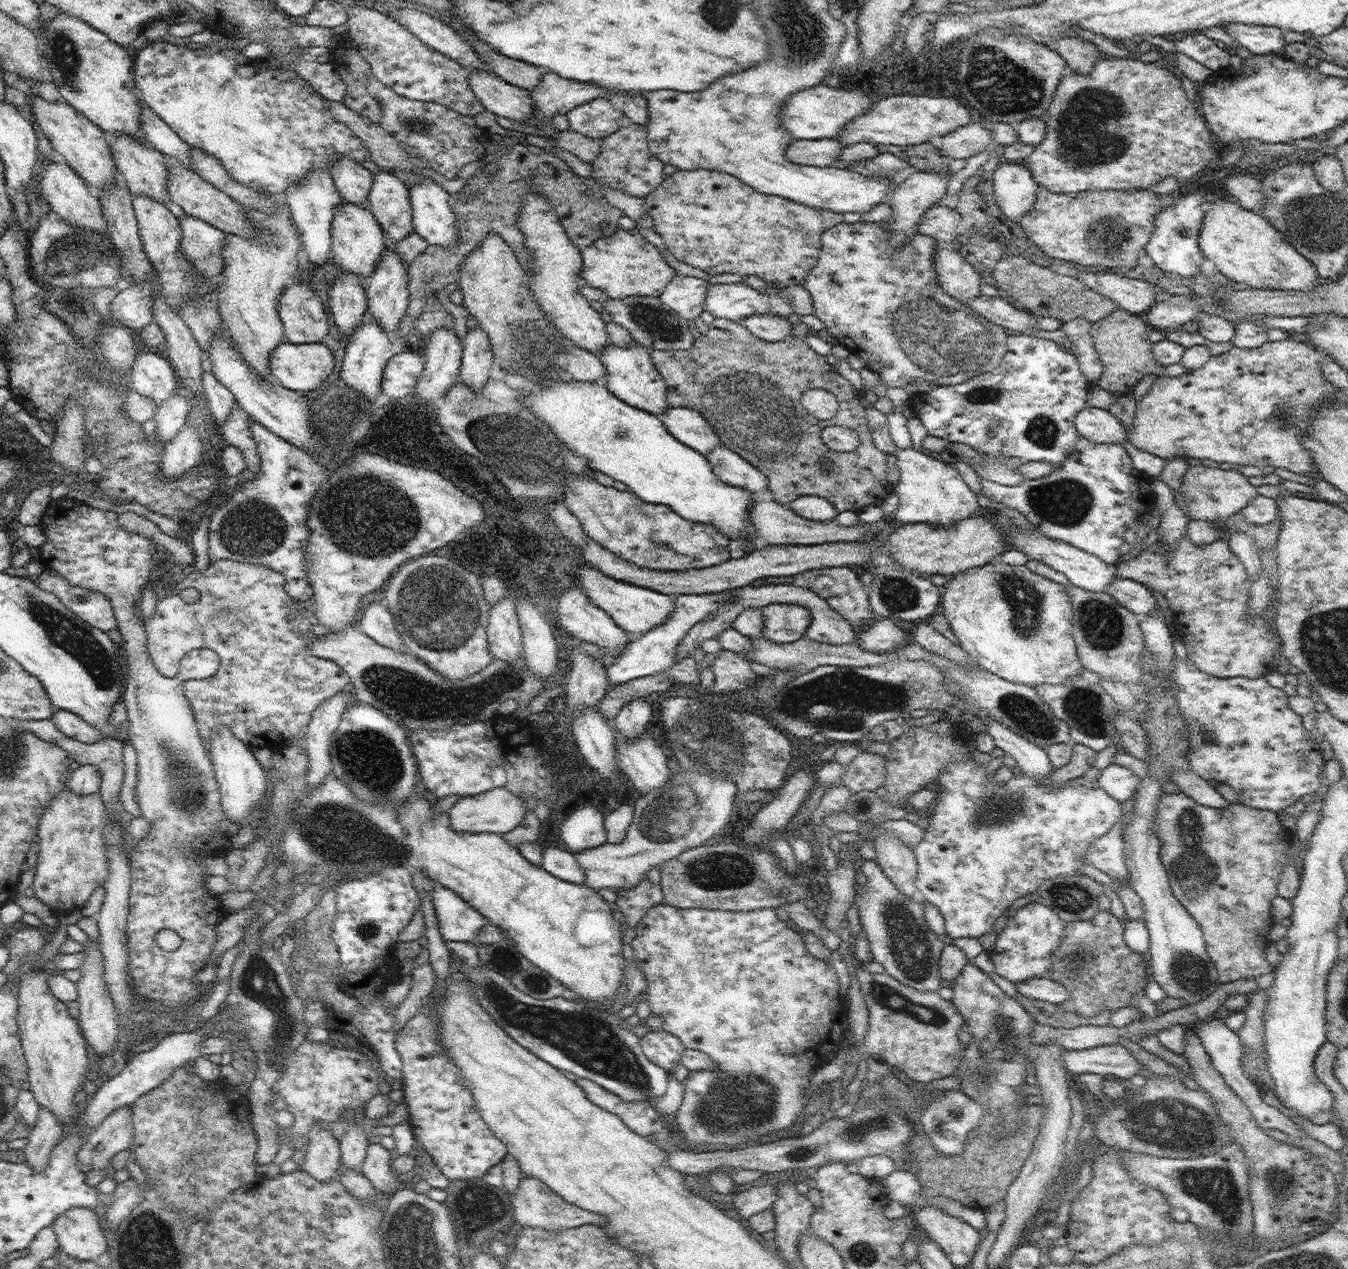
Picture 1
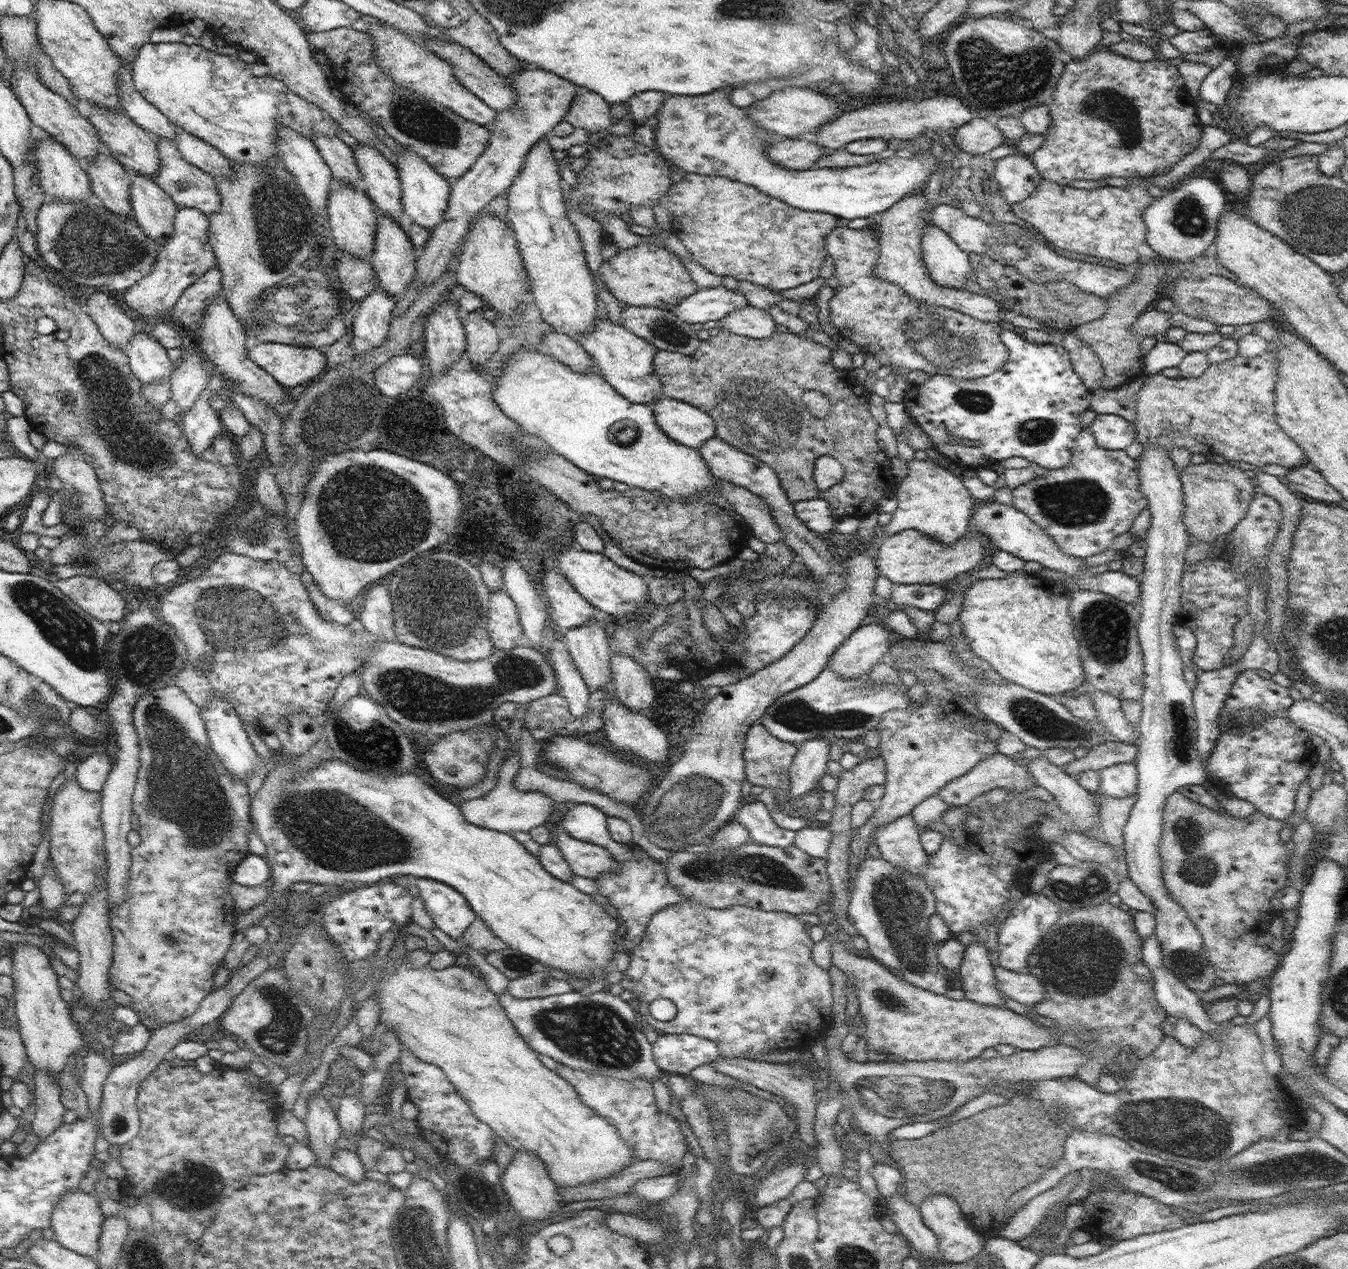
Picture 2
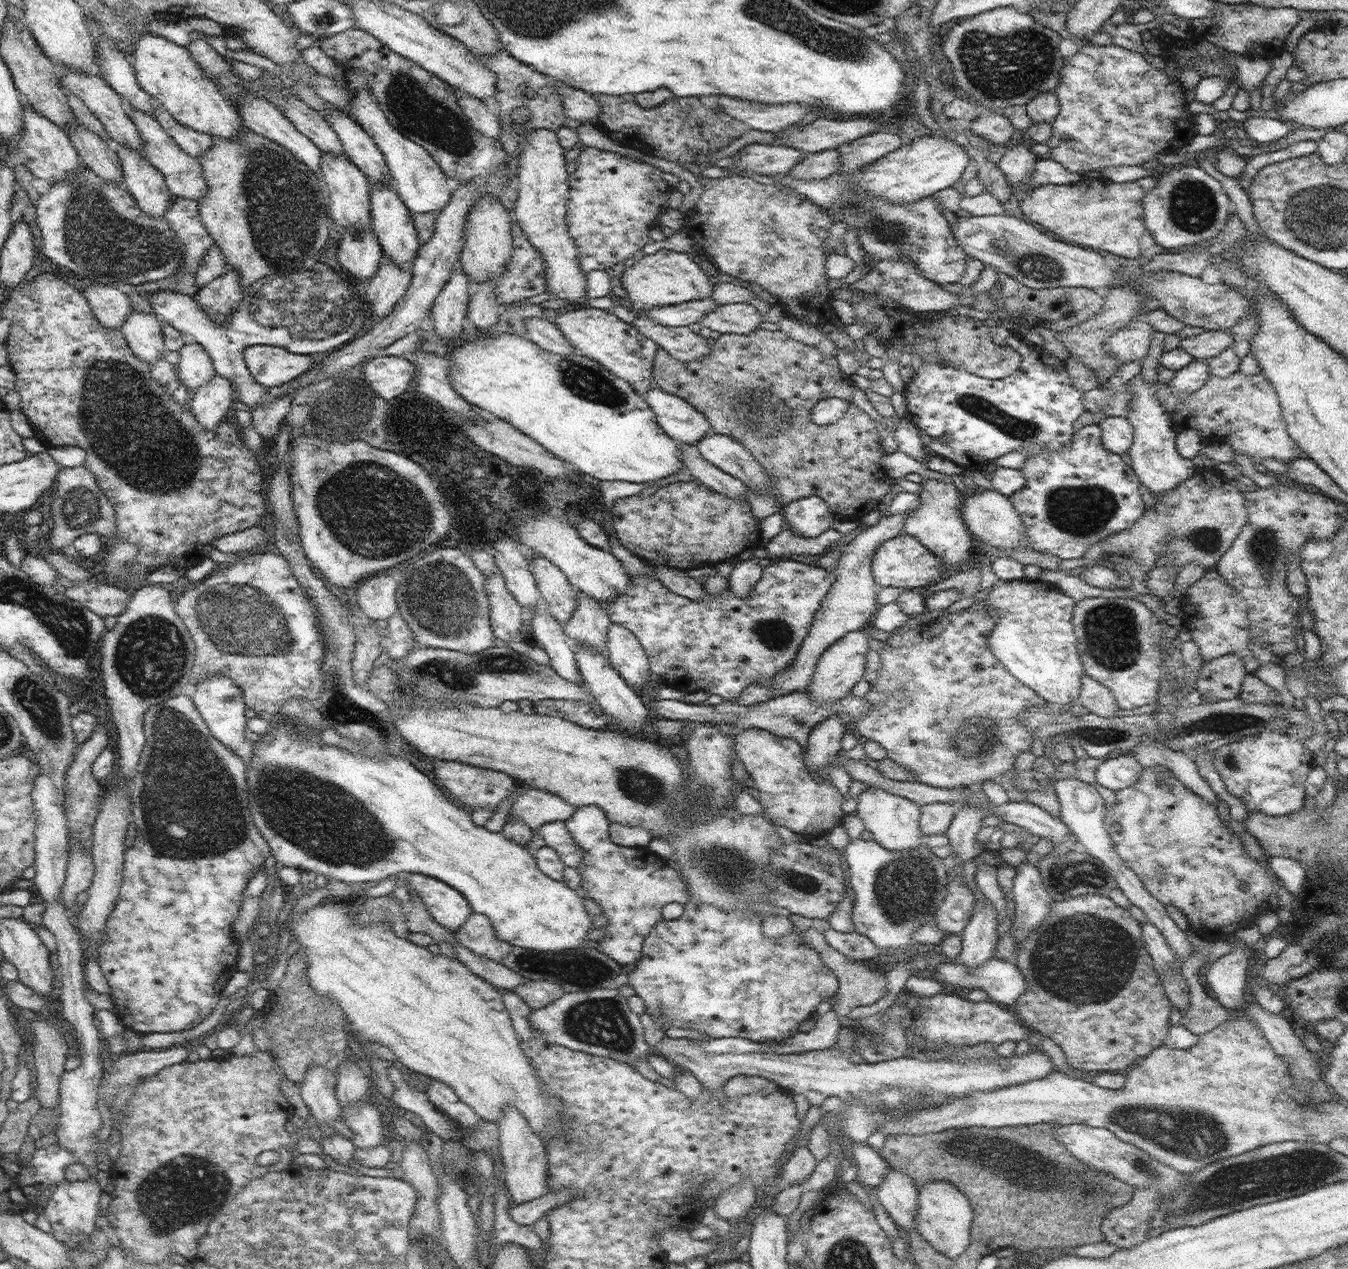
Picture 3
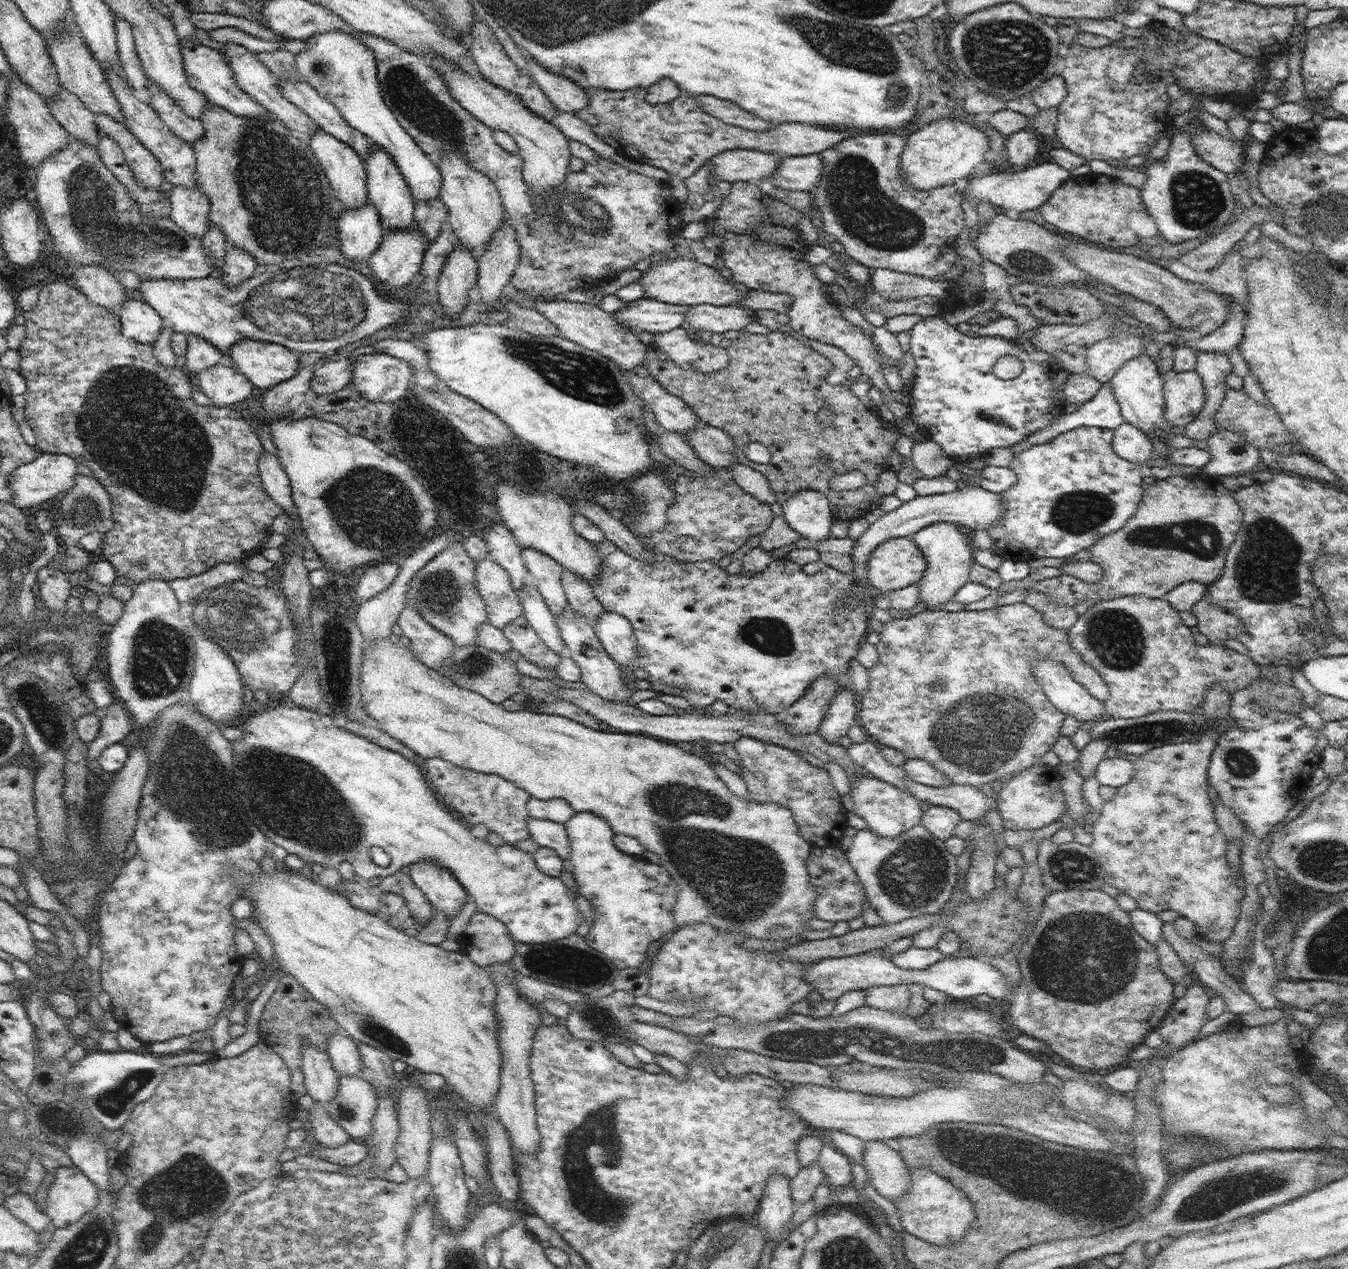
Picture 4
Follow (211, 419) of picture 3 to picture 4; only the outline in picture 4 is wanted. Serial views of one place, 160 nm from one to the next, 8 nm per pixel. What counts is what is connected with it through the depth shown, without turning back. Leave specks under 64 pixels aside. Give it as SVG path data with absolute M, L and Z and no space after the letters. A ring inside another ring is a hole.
M221 362L211 369L200 371L194 380L216 407L240 402L252 394L253 384L235 366L228 363Z

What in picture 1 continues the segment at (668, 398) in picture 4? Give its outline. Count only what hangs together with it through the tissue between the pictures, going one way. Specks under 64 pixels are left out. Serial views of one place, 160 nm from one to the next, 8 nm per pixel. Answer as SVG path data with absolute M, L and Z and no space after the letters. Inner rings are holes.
M669 407L660 418L664 427L676 440L704 456L722 445L716 431L710 427L700 411L684 407Z

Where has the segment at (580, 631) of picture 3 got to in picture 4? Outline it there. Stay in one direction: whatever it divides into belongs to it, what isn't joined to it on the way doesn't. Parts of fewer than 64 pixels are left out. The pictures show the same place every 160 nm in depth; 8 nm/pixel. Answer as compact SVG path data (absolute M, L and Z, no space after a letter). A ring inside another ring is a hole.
M562 568L561 583L569 605L592 624L604 614L602 603L593 593L590 582L571 570Z

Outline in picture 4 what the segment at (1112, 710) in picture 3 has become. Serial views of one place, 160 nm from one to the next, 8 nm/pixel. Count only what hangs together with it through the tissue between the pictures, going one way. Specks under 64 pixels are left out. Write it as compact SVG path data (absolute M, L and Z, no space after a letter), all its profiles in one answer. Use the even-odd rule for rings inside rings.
M1024 601L1010 605L994 607L980 611L962 610L950 612L946 610L926 609L916 616L908 619L890 619L883 625L880 632L880 640L875 648L878 652L878 663L869 670L870 685L857 700L858 711L862 727L866 734L870 734L877 738L878 744L885 744L886 747L894 748L898 752L902 752L906 758L920 759L928 762L932 767L944 773L952 783L967 784L974 787L979 787L981 784L991 783L996 779L1000 779L1006 774L1016 774L1021 770L1028 769L1030 766L1039 762L1042 757L1052 751L1054 743L1061 735L1061 726L1065 719L1065 714L1059 711L1044 694L1044 690L1040 690L1040 684L1034 680L1033 666L1030 662L1034 659L1042 661L1042 659L1050 659L1064 664L1074 678L1085 690L1088 690L1096 700L1102 702L1110 697L1109 687L1106 682L1100 677L1098 671L1092 666L1089 666L1070 646L1068 631L1054 630L1052 626L1048 626L1042 614L1035 608L1032 608Z

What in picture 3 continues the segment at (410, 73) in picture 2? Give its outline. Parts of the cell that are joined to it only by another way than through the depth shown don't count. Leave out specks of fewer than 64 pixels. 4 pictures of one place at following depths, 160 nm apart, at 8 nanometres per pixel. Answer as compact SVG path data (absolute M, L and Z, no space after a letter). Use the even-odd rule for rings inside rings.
M462 96L460 99L457 98L457 103L476 130L488 138L500 139L501 120L492 114L479 98Z

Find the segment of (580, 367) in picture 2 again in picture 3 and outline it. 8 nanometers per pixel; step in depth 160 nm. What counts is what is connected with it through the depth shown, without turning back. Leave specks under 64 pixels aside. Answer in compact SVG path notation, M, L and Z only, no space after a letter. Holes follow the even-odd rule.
M532 317L525 320L527 336L540 348L559 355L570 354L575 348L557 327L557 323L551 320Z

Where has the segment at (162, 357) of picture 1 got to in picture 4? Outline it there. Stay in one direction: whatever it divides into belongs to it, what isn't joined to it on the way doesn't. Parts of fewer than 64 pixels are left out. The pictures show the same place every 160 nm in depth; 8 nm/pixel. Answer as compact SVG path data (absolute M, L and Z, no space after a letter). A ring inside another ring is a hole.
M132 294L122 303L118 315L122 323L121 331L136 342L153 344L166 325L152 306Z

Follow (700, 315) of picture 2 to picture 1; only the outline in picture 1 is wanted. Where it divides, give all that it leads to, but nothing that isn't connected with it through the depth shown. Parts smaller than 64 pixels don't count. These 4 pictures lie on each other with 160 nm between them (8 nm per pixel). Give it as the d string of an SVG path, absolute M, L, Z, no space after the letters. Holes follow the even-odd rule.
M746 284L710 285L703 302L703 310L715 317L737 321L753 314L773 314L788 318L793 312L792 305L782 297L776 285L766 284L766 293L746 286Z

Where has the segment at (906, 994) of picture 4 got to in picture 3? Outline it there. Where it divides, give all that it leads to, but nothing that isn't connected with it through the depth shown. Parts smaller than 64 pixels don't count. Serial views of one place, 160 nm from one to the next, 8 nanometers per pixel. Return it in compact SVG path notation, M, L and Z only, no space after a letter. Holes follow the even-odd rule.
M810 927L807 931L802 932L799 938L803 944L807 944L820 955L820 960L828 966L839 980L839 989L837 992L837 1000L835 1002L836 1016L843 1019L849 1012L852 1012L856 1006L870 1006L874 1002L878 1002L884 995L887 994L886 988L887 976L882 972L870 969L860 961L844 956L835 948L832 948L825 939L824 934L816 928Z

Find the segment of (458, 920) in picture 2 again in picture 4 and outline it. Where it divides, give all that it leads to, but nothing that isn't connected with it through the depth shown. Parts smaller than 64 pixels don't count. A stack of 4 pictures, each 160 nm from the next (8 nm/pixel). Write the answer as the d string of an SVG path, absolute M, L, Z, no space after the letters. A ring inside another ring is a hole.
M420 861L408 866L414 884L426 895L434 912L455 917L468 902L469 894L454 873L434 861Z

